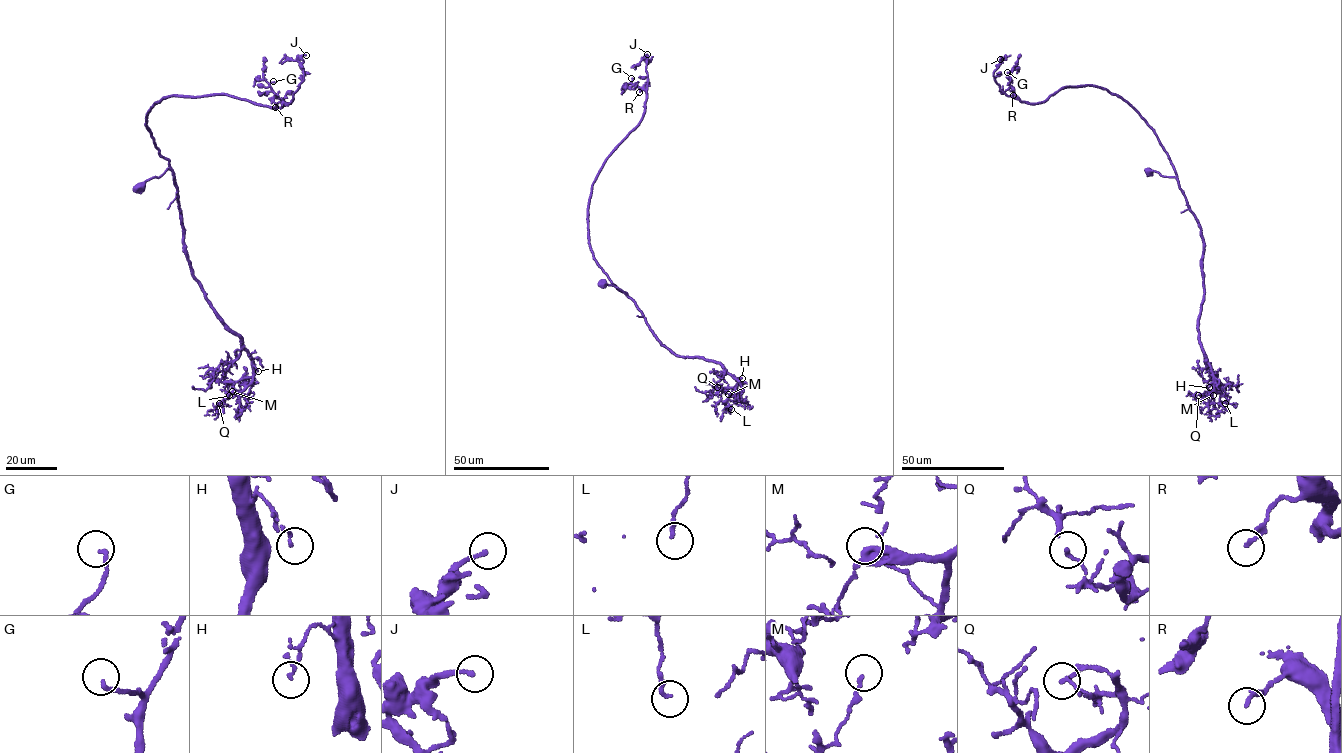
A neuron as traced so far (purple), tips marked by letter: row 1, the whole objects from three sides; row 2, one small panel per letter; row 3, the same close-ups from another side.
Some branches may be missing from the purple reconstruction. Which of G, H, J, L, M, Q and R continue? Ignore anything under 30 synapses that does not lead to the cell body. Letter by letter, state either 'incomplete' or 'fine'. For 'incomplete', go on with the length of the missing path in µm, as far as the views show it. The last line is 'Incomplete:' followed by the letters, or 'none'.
G: incomplete | 6 µm
H: fine
J: fine
L: fine
M: fine
Q: fine
R: fine
Incomplete: G

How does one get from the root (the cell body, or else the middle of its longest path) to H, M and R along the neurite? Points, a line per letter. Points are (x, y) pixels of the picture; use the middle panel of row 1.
H: (604, 284), (617, 287), (633, 301), (659, 342), (673, 354), (718, 362), (733, 378), (738, 380), (742, 378)
M: (604, 284), (617, 287), (633, 301), (659, 342), (673, 354), (718, 362), (741, 385), (728, 394)
R: (604, 284), (617, 287), (628, 297), (594, 257), (587, 208), (599, 170), (642, 116), (646, 93), (639, 92)

